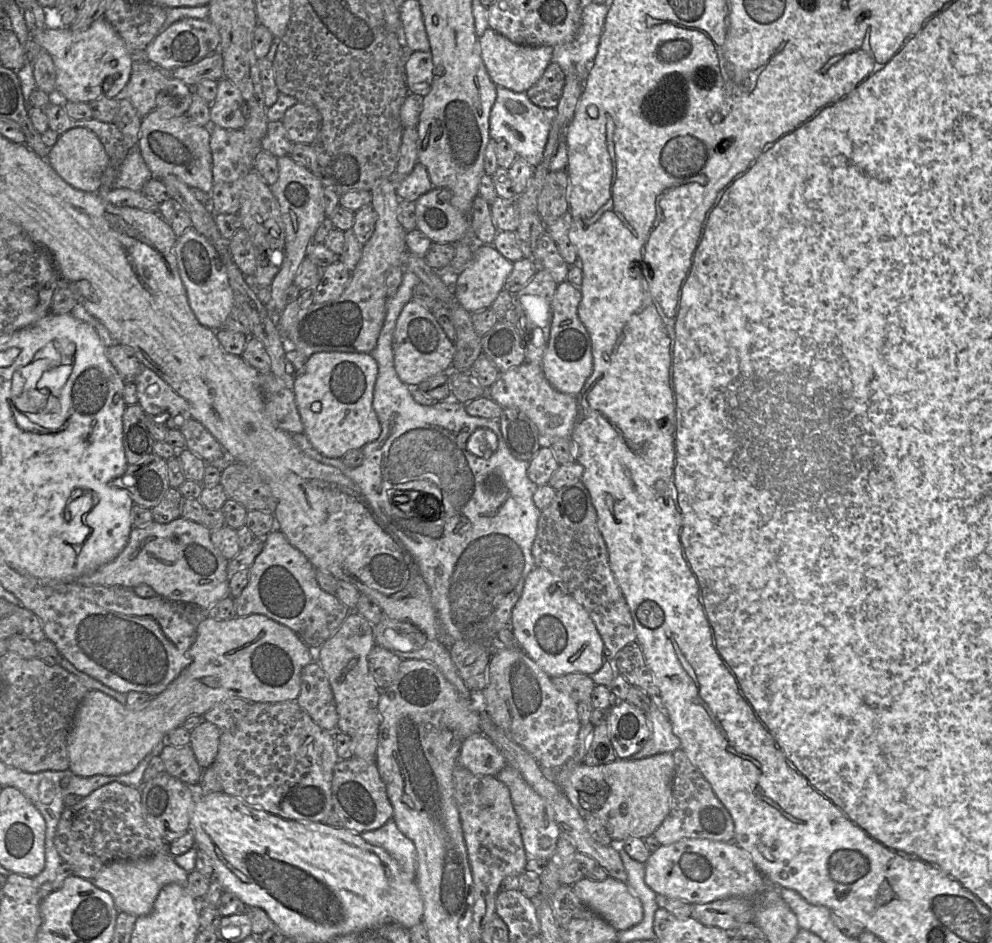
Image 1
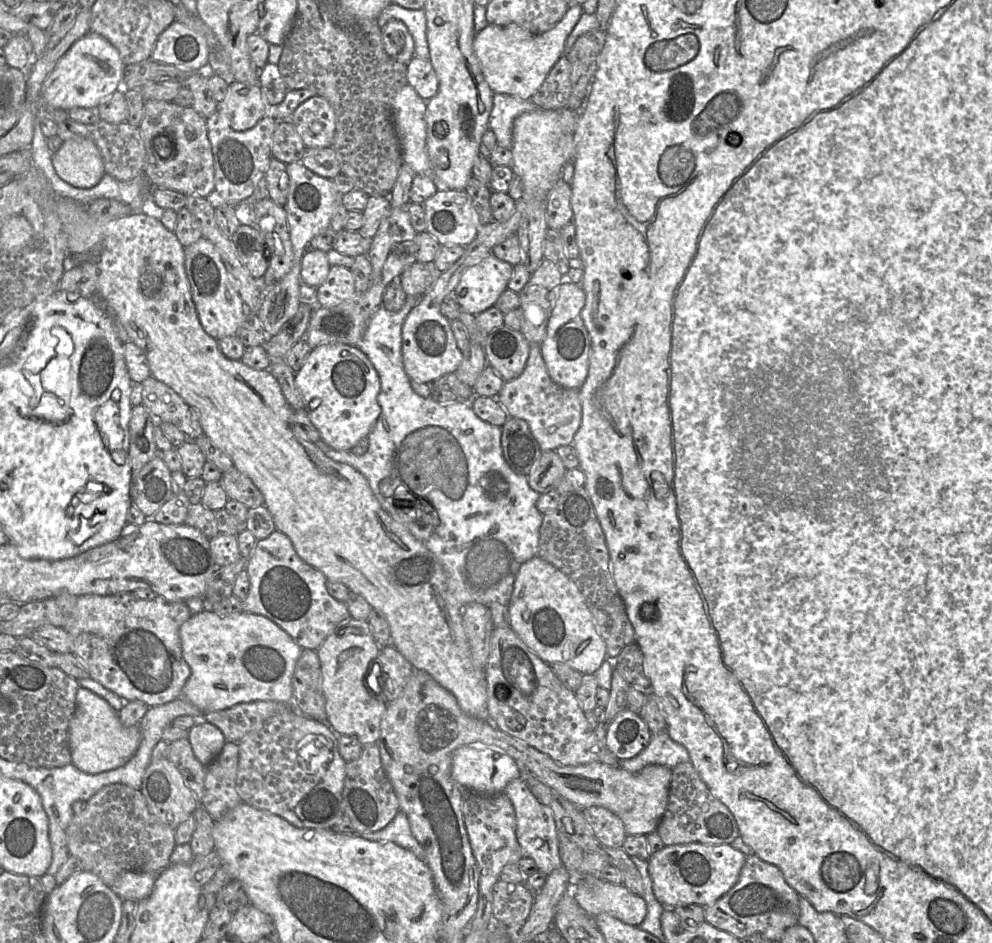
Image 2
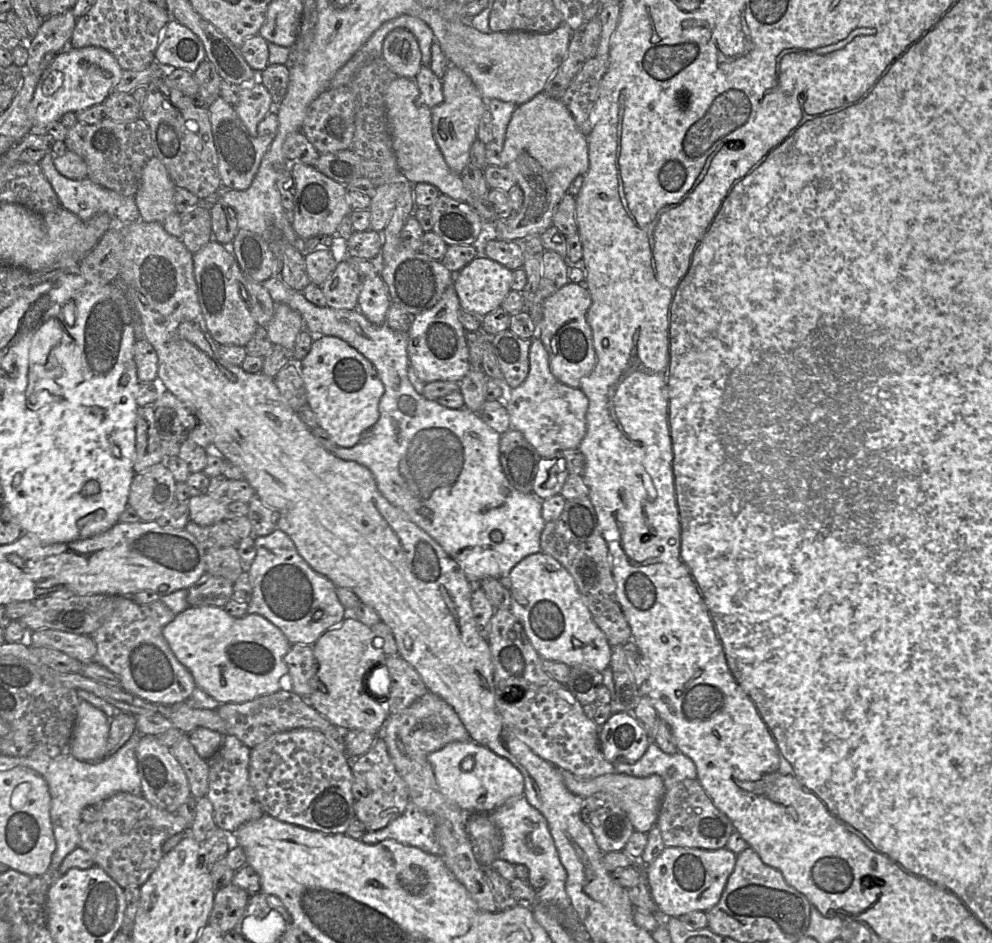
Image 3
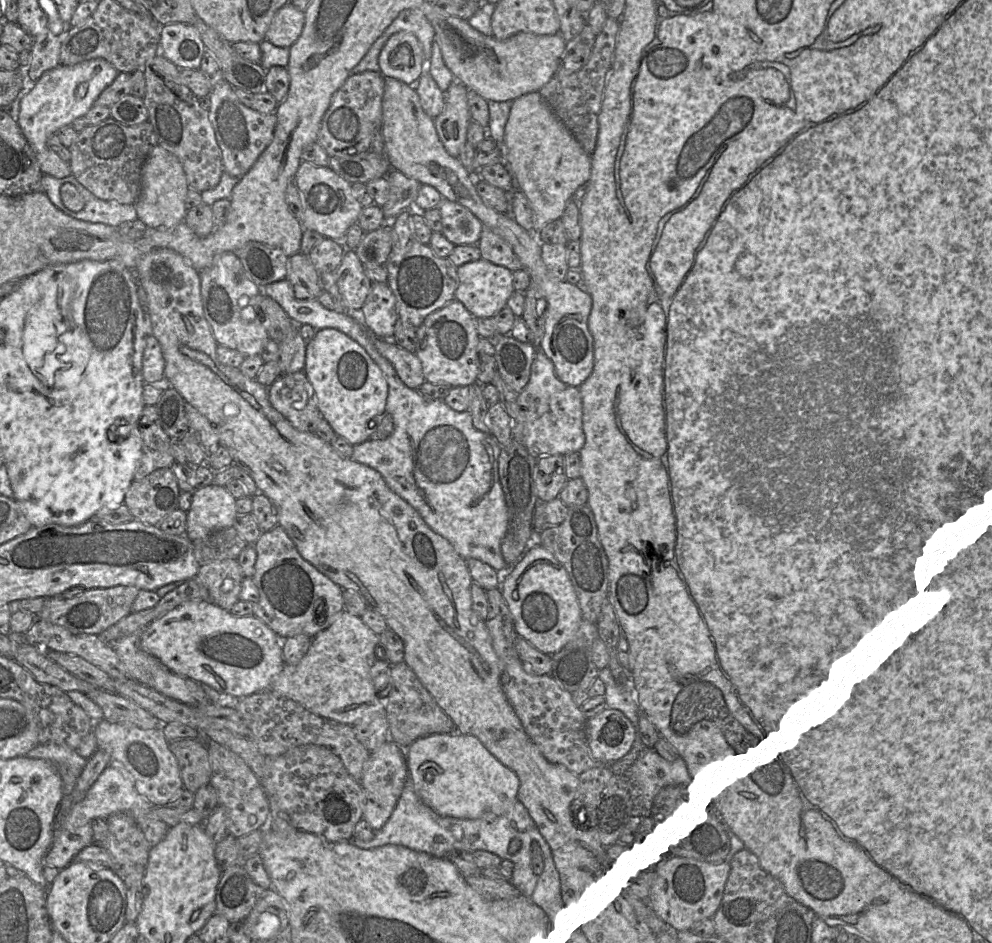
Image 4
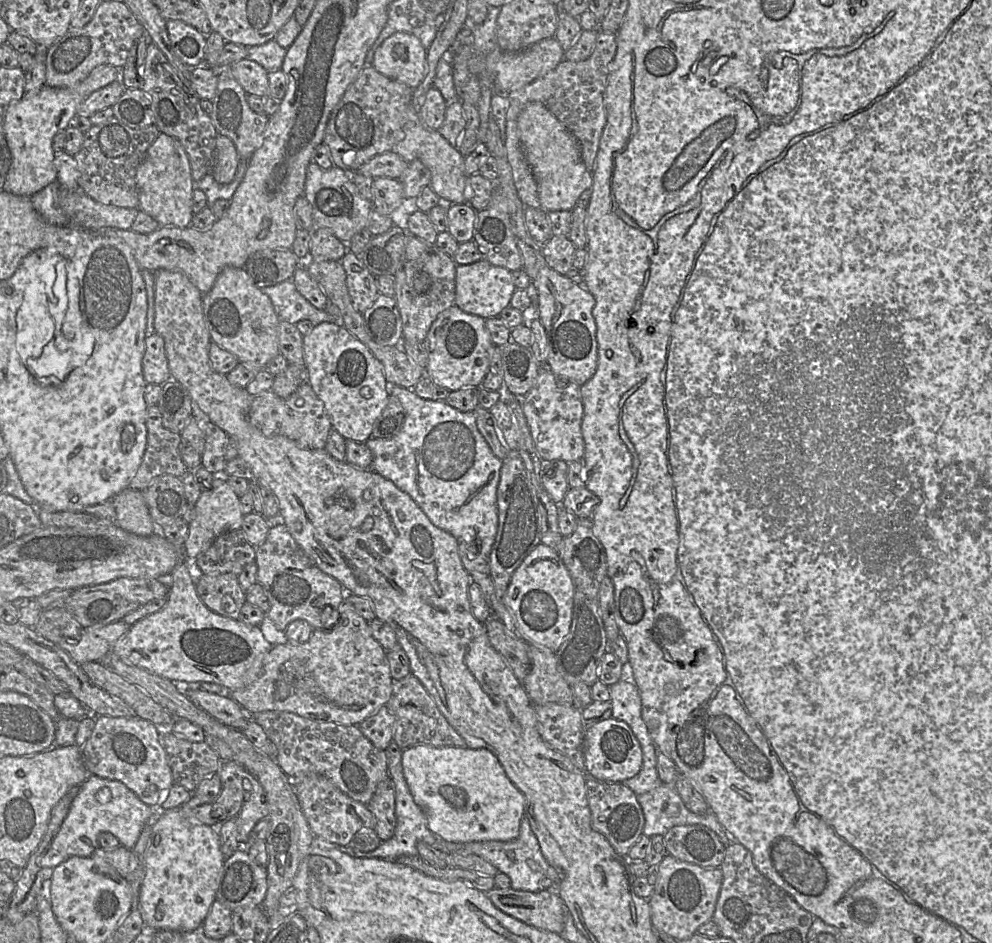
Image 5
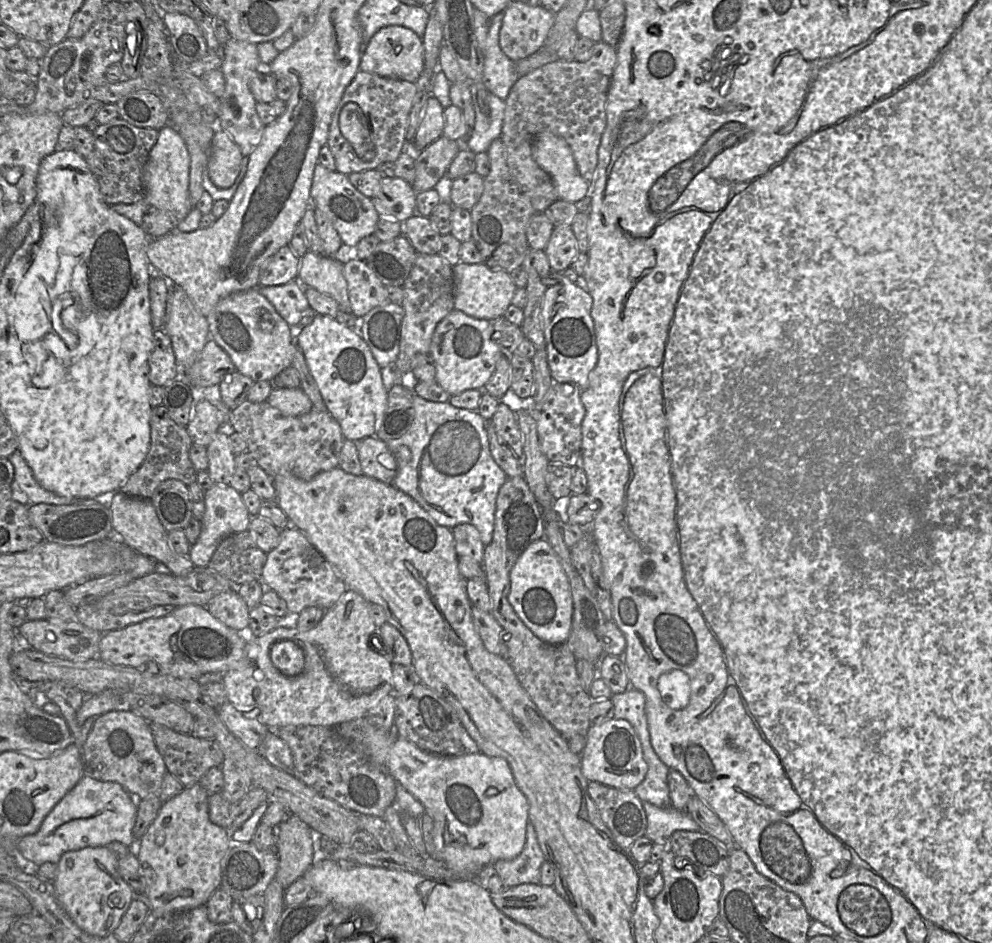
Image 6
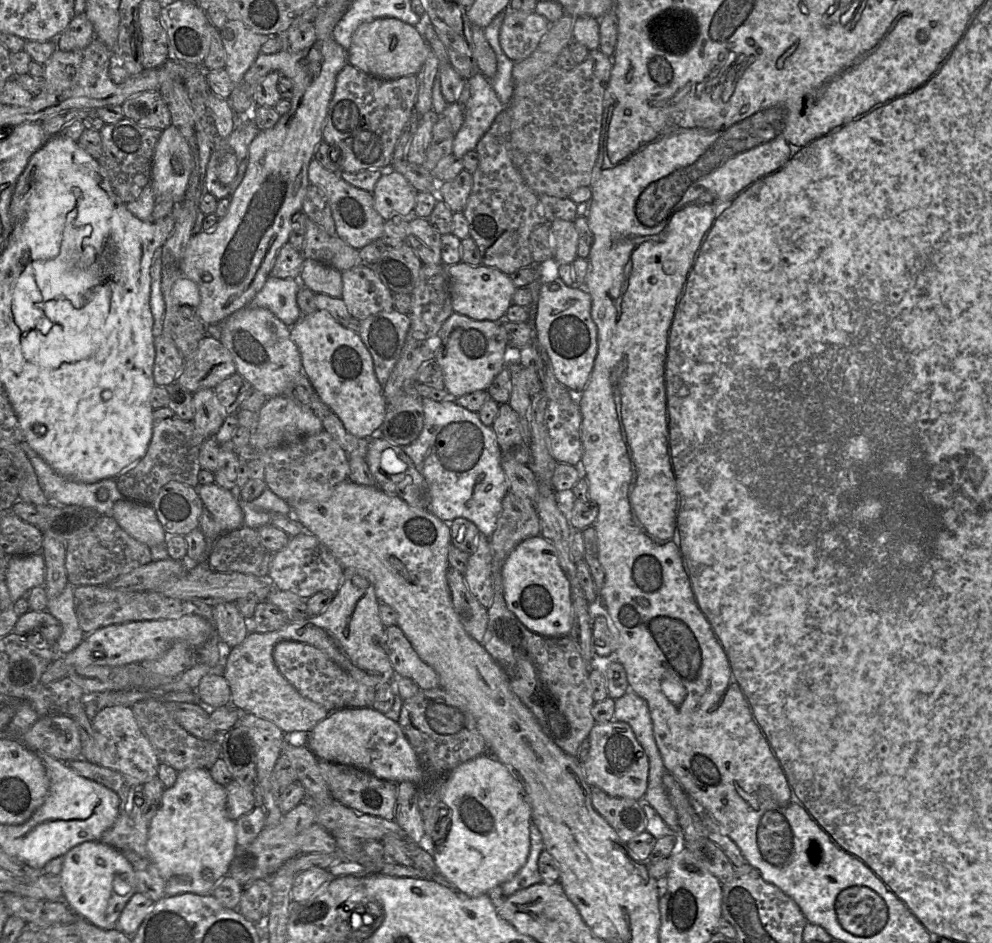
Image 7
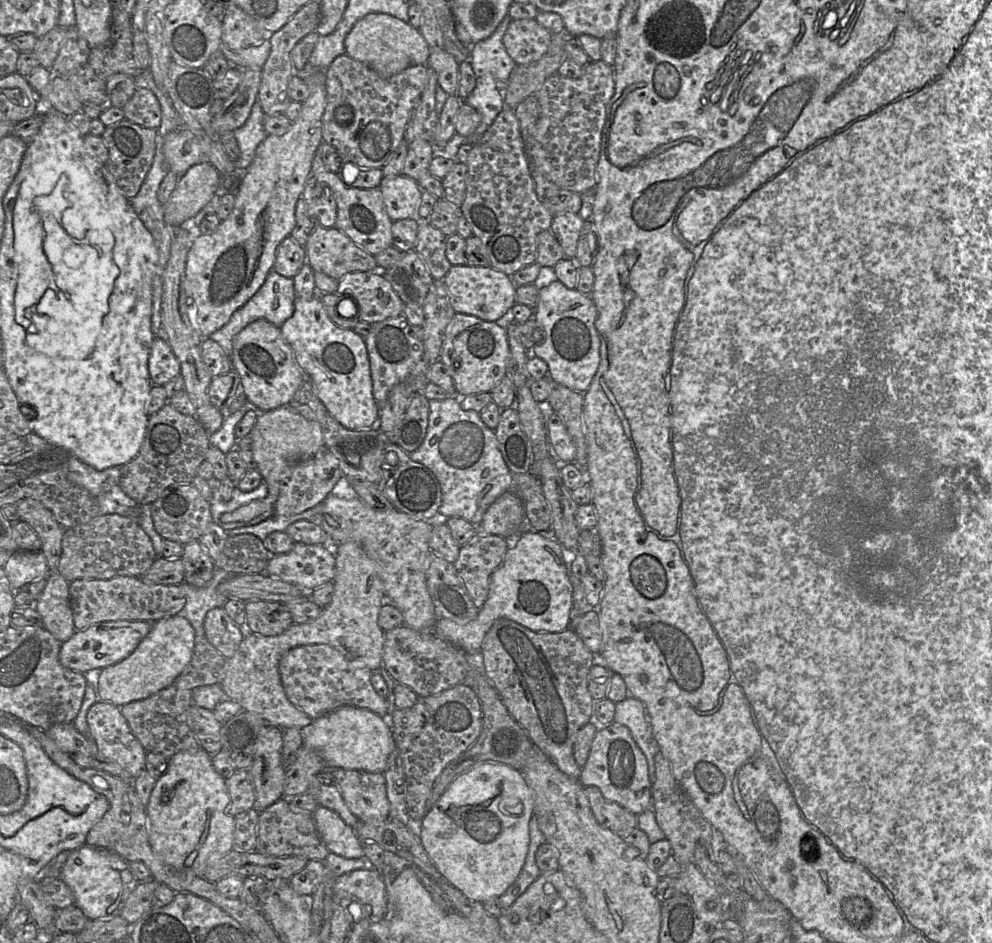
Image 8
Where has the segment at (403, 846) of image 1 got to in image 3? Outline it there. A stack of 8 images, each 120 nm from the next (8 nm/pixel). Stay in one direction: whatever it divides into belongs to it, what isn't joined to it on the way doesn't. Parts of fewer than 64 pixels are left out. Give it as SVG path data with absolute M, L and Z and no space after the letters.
M410 801L402 815L382 829L367 831L360 840L366 844L376 844L392 839L440 856L441 848L435 836L435 828L434 818Z

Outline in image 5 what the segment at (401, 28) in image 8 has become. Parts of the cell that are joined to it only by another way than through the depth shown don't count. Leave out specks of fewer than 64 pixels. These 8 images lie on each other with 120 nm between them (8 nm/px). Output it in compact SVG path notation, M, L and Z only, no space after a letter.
M396 32L376 50L372 67L415 89L426 76L427 51L413 34Z

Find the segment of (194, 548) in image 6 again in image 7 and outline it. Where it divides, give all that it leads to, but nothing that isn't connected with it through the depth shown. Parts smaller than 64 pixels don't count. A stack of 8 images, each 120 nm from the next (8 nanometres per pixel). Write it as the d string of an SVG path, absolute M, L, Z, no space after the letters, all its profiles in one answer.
M216 483L199 485L196 488L205 508L213 515L218 526L218 535L241 528L243 510L237 492L227 490Z

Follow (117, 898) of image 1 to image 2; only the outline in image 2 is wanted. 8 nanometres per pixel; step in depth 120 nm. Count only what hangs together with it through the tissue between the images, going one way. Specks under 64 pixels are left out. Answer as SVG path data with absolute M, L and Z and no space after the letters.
M126 871L122 873L111 887L122 900L140 902L153 891L156 873Z

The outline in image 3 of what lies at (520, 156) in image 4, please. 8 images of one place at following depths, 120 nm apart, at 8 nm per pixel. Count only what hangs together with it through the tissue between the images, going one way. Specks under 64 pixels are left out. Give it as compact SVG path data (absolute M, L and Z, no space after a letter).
M540 92L514 110L506 129L503 152L506 156L506 167L522 189L524 201L520 209L513 211L509 217L496 219L493 224L486 226L486 231L490 232L491 238L503 241L519 241L531 235L541 235L552 225L556 207L572 181L578 175L585 175L589 168L587 136L580 131L571 112L561 100Z

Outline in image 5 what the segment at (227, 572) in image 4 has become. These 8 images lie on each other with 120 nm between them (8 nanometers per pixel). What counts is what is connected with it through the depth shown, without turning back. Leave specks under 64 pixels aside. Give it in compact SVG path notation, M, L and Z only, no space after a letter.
M195 573L195 584L201 601L211 611L235 620L239 618L240 610L247 601L237 575Z

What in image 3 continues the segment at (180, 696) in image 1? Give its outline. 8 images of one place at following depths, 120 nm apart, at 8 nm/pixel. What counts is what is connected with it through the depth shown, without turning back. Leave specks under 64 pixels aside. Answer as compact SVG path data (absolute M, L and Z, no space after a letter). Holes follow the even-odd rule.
M190 606L163 628L163 636L178 661L193 676L196 687L221 705L244 703L278 692L288 678L284 657L291 648L291 643L279 628L259 614L247 613L243 617L232 617L223 607ZM80 700L71 737L71 754L82 762L98 762L106 757L110 719L90 703Z

